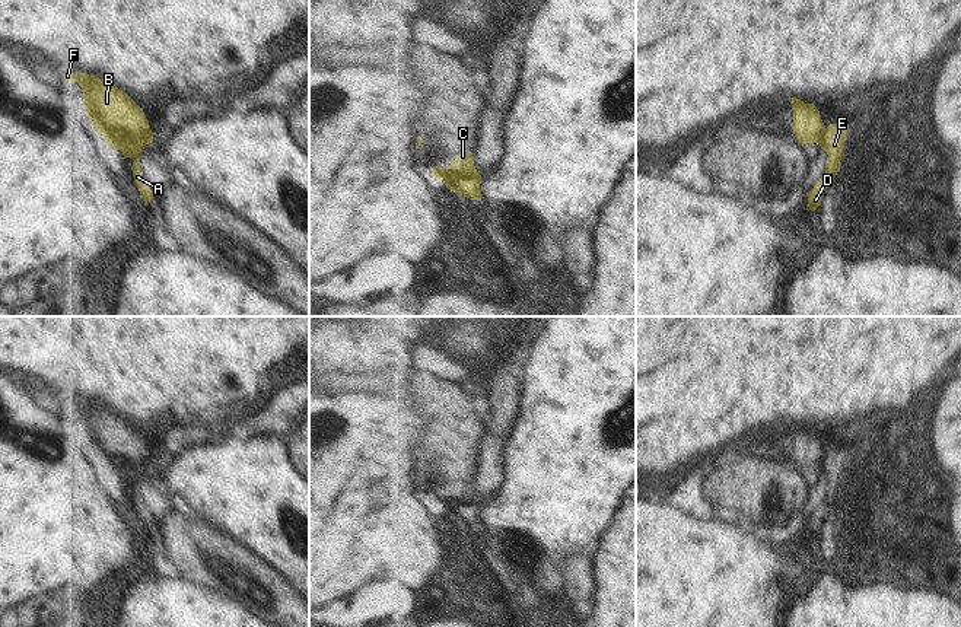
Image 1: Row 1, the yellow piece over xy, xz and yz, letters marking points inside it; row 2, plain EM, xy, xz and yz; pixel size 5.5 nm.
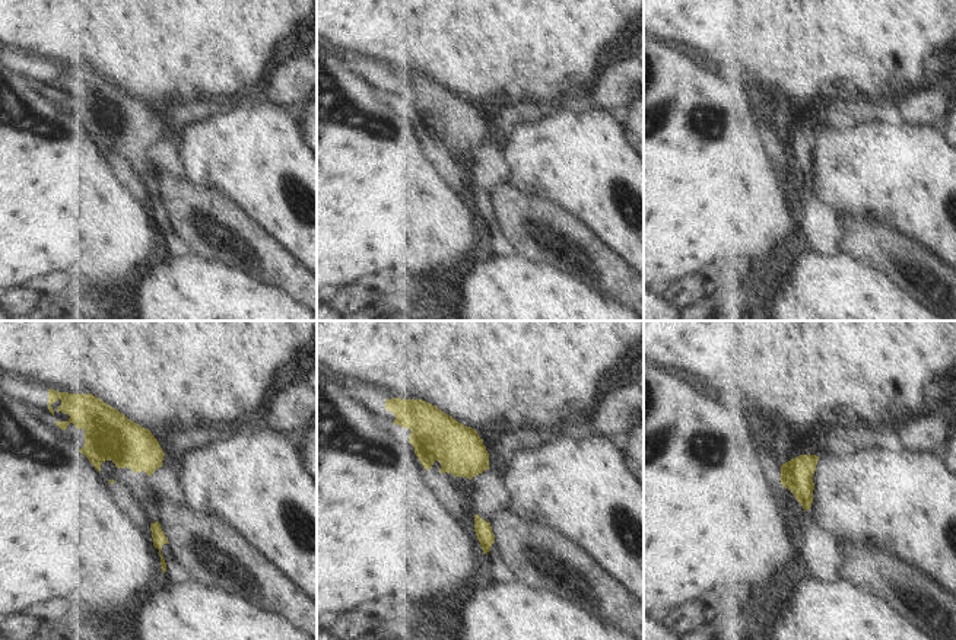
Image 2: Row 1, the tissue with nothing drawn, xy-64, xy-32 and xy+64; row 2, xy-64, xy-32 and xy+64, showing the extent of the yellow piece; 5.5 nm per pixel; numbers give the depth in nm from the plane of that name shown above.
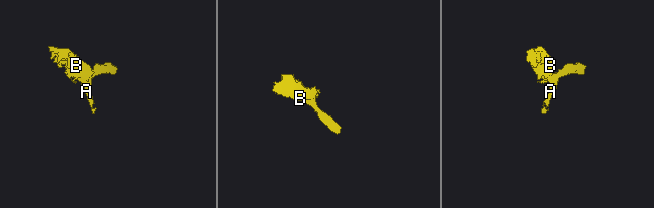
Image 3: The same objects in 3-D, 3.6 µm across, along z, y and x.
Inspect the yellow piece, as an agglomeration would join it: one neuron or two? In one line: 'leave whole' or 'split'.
split

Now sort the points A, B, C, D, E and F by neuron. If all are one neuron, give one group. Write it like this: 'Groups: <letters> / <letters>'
Groups: A D E / B C F.

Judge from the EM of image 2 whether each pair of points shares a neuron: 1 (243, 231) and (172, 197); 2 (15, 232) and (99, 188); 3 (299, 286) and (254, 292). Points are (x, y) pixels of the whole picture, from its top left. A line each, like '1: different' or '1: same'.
1: same
2: same
3: different

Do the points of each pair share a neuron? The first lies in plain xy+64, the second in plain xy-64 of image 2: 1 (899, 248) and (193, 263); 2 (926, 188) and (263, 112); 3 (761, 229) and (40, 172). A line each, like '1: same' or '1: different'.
1: different
2: same
3: same

